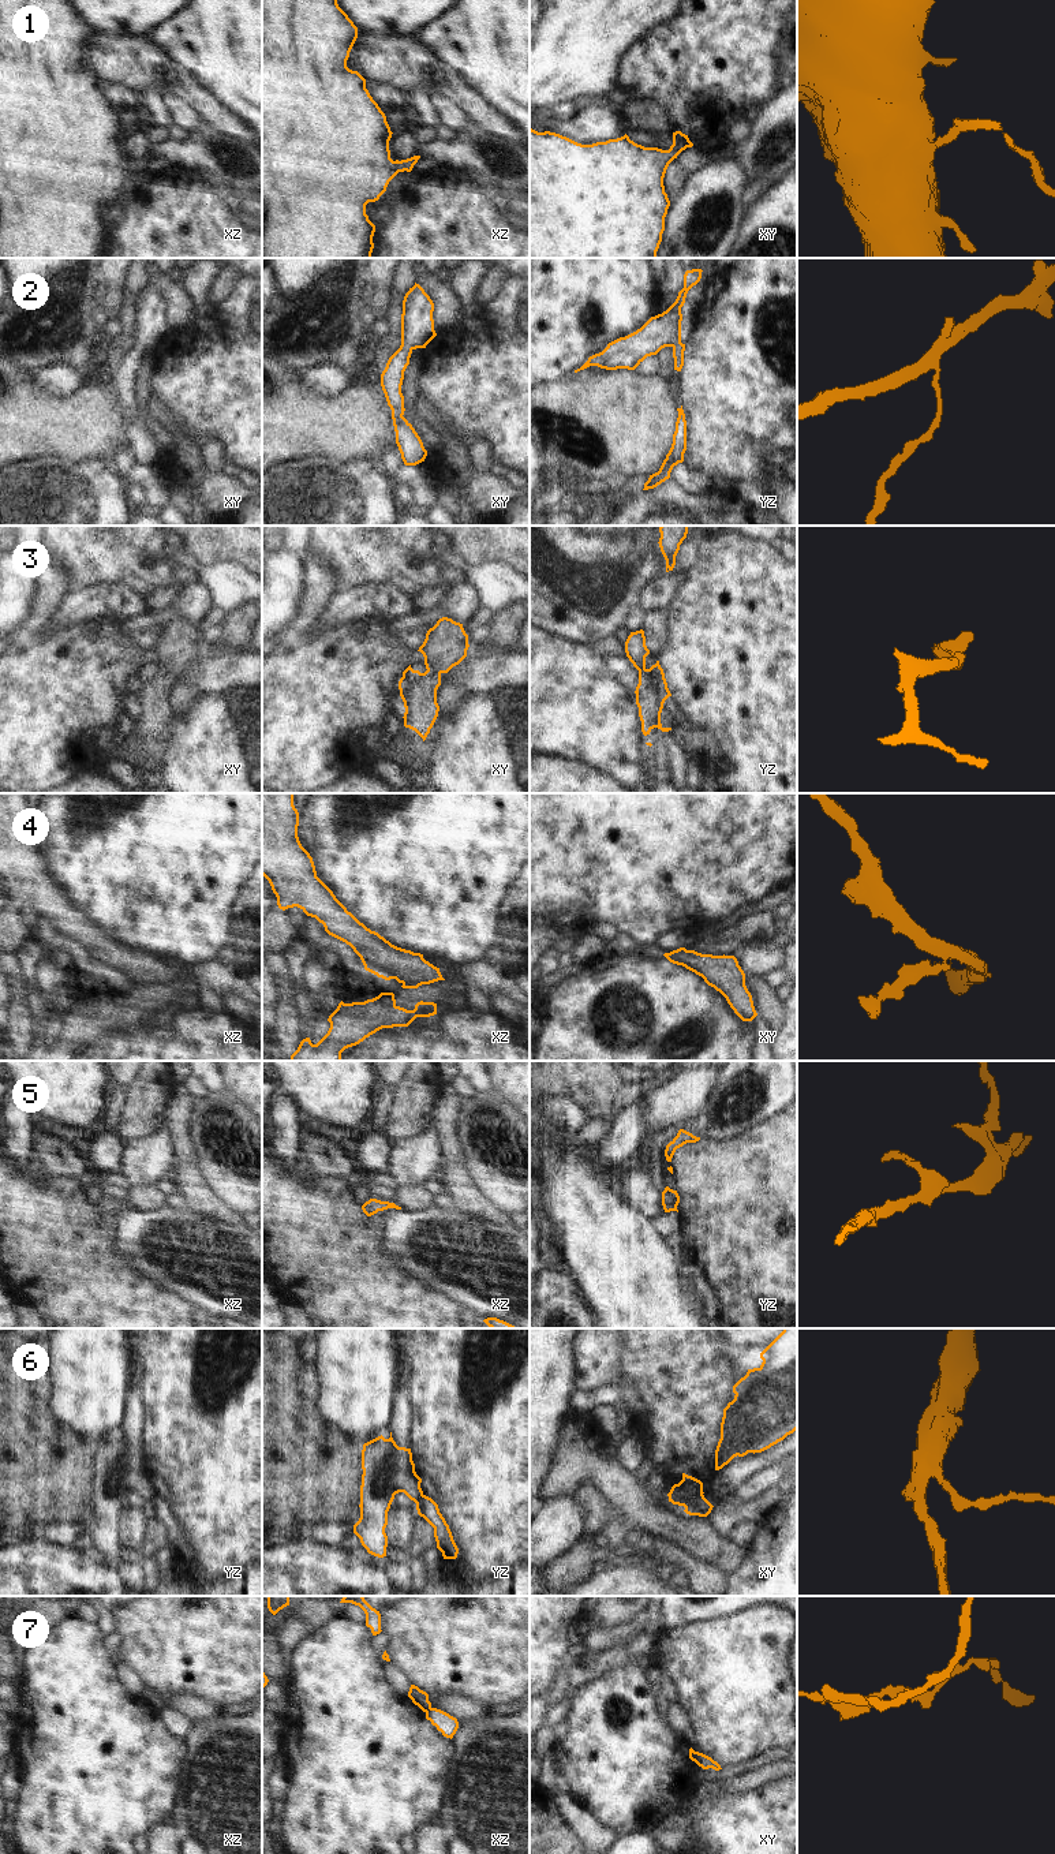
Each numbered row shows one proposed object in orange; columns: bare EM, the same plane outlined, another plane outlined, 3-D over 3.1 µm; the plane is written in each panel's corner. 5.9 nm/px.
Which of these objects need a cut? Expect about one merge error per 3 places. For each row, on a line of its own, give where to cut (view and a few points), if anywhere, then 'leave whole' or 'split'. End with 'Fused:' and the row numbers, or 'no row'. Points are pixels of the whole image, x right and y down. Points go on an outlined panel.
1: cut none; leave whole
2: cut none; leave whole
3: cut none; leave whole
4: cut xz (403, 982), (422, 983); split
5: cut none; leave whole
6: cut xy (702, 1494), (683, 1505); split
7: cut xz (431, 1708), (426, 1712); split
Fused: 4, 6, 7

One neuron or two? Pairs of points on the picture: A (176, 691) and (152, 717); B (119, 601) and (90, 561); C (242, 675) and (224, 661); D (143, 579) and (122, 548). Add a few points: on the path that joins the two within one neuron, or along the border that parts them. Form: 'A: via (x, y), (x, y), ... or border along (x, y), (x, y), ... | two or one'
A: border along (172, 684), (169, 690), (171, 707) | two
B: border along (75, 589), (86, 586), (124, 586), (137, 595) | two
C: via (238, 671), (228, 665) | one
D: via (143, 571), (130, 556) | one

